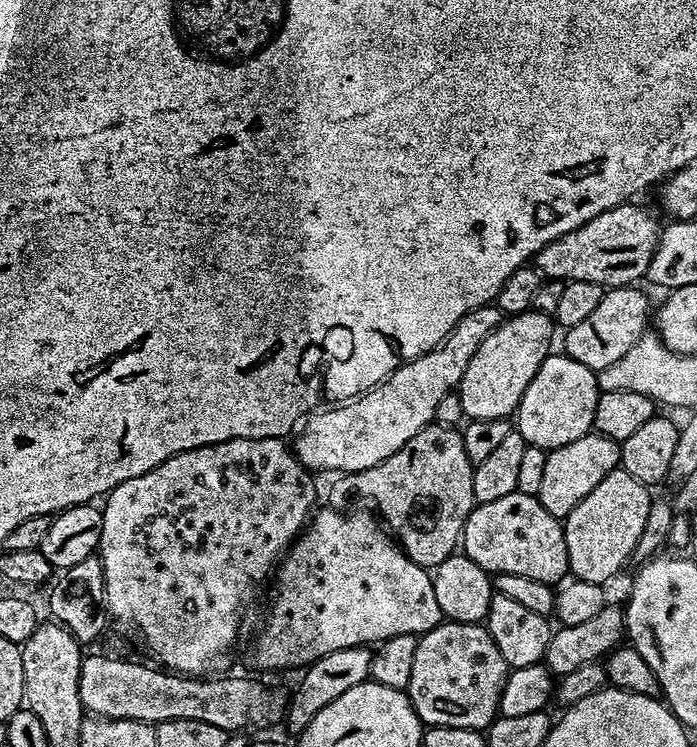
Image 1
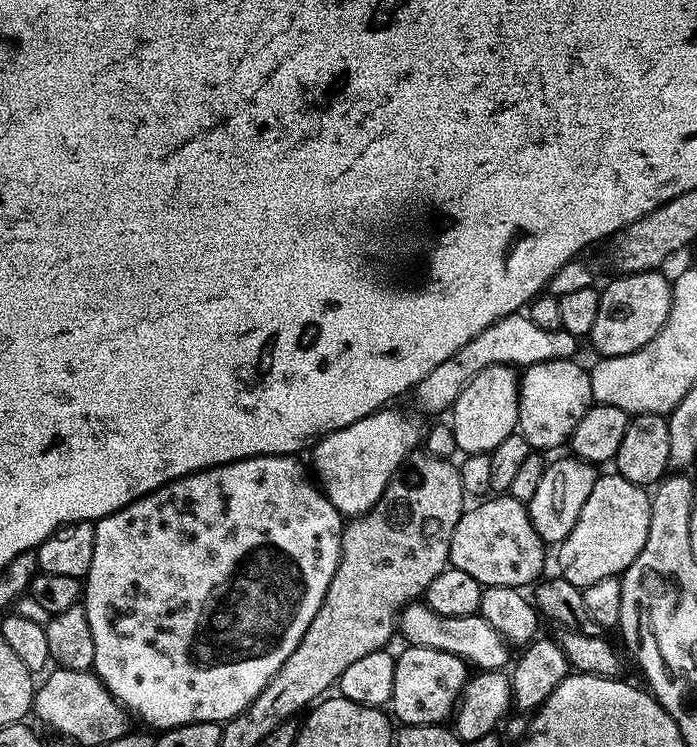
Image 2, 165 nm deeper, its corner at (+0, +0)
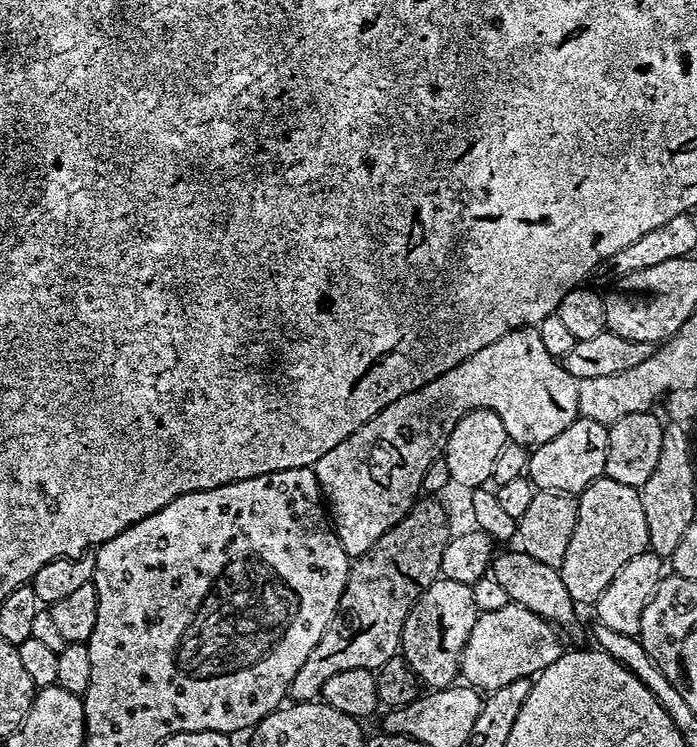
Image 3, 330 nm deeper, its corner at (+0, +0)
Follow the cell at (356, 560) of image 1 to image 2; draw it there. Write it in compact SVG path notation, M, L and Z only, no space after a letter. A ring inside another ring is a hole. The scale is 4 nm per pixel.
M413 602L405 606L398 621L399 635L408 639L409 645L417 644L434 650L446 650L446 654L458 654L458 658L465 660L473 669L485 672L504 670L509 667L508 651L510 645L507 640L486 622L479 614L475 616L443 616L438 614L426 602Z

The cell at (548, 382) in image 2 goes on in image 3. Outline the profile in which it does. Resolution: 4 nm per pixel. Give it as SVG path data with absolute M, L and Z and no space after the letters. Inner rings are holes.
M529 326L515 328L510 334L498 338L498 342L490 342L490 346L482 346L482 350L478 350L478 354L470 354L470 358L458 362L458 366L454 366L454 370L446 370L446 374L434 378L434 382L426 382L426 386L422 386L410 394L402 394L402 398L390 402L390 406L386 406L378 414L374 414L374 418L370 418L370 422L358 426L358 430L354 430L354 434L350 434L350 438L342 438L342 442L338 442L338 446L334 446L334 450L326 450L326 454L322 454L322 458L318 458L318 462L314 465L314 471L320 483L320 491L326 501L332 526L336 530L336 537L342 542L342 550L346 550L349 558L366 554L366 550L370 550L370 546L374 546L374 542L378 538L382 538L382 534L386 530L394 527L412 509L413 504L421 495L420 487L424 484L424 475L431 470L435 460L437 463L441 459L446 442L450 438L450 430L454 430L454 426L458 426L460 419L470 410L479 408L494 410L502 418L502 424L506 426L506 434L511 443L525 446L545 444L550 442L550 438L558 438L558 434L562 434L562 430L566 430L566 426L570 426L570 422L574 422L580 416L578 388L577 380L564 368L563 363L546 351L546 345L542 343L542 338L538 338L536 327Z

